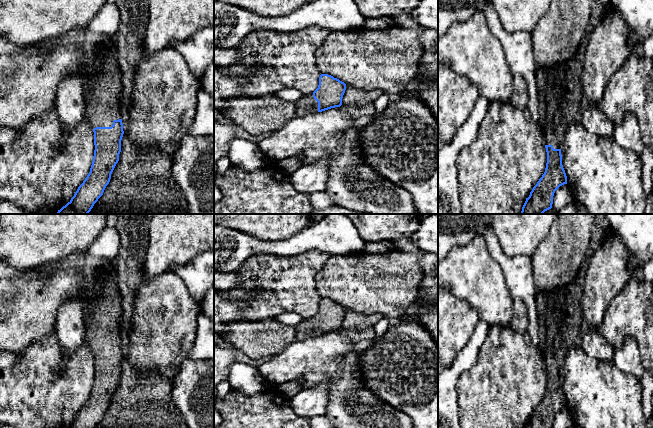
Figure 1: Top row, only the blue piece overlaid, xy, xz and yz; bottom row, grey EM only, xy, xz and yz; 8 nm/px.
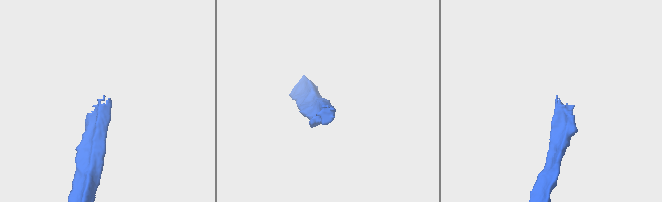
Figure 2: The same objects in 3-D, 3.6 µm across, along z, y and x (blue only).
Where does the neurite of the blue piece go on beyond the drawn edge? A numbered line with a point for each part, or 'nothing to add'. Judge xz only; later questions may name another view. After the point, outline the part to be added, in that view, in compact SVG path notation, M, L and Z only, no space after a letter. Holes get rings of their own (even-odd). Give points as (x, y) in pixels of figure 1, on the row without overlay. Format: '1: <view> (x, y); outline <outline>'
1: xz (306, 328); outline M313 317L303 319L295 328L297 340L318 336L318 326L314 323Z

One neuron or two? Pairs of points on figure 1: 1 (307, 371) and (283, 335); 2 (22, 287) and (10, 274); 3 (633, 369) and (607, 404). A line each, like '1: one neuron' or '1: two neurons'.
1: two neurons
2: two neurons
3: two neurons

